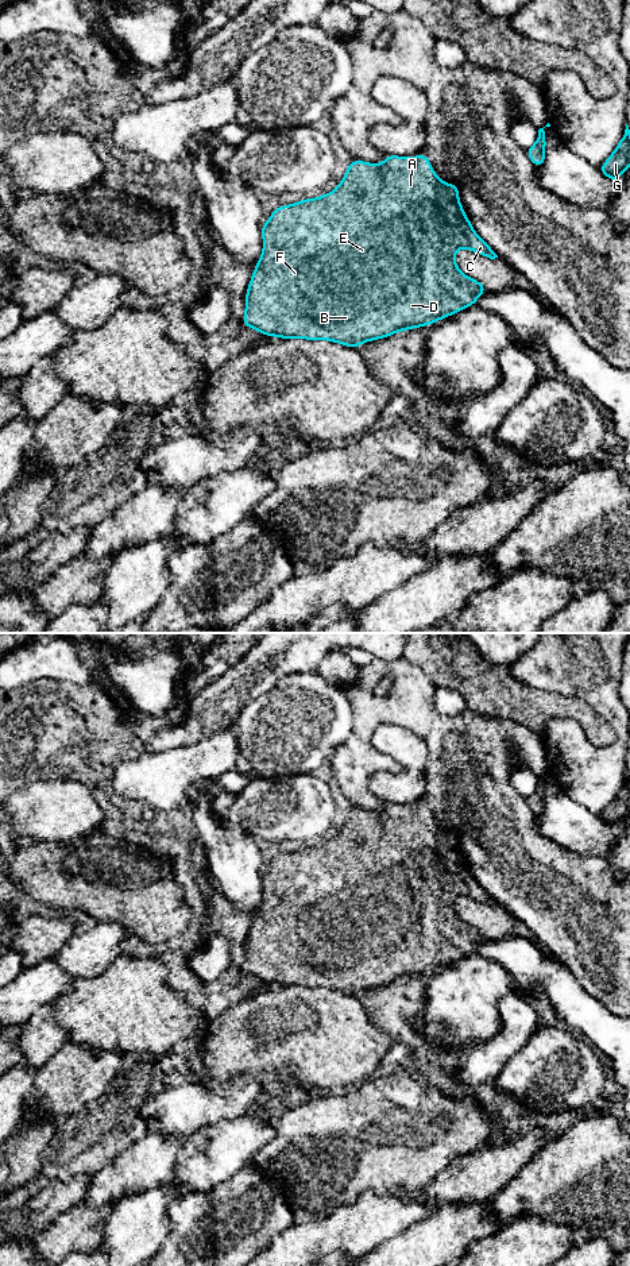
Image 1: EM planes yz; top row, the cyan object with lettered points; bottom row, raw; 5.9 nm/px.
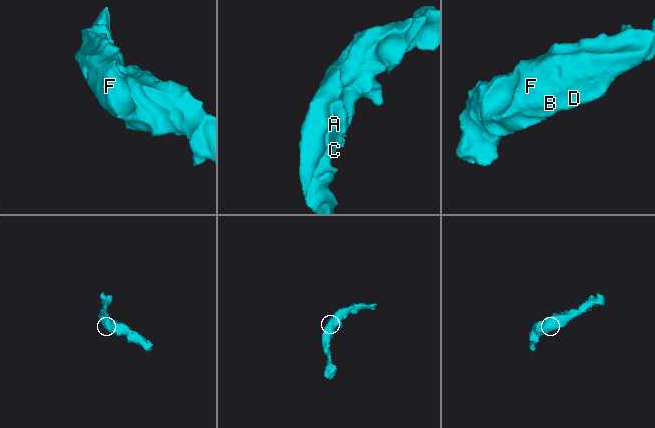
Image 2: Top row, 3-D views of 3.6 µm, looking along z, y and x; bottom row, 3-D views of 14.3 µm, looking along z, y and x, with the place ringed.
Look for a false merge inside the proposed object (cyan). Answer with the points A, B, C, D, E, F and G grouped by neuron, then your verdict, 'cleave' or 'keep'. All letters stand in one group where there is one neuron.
A B C D E F G; keep

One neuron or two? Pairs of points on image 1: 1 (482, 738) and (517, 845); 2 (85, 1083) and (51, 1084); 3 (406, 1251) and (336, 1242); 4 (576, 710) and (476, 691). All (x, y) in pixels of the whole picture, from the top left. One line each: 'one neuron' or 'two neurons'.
1: one neuron
2: one neuron
3: two neurons
4: one neuron

